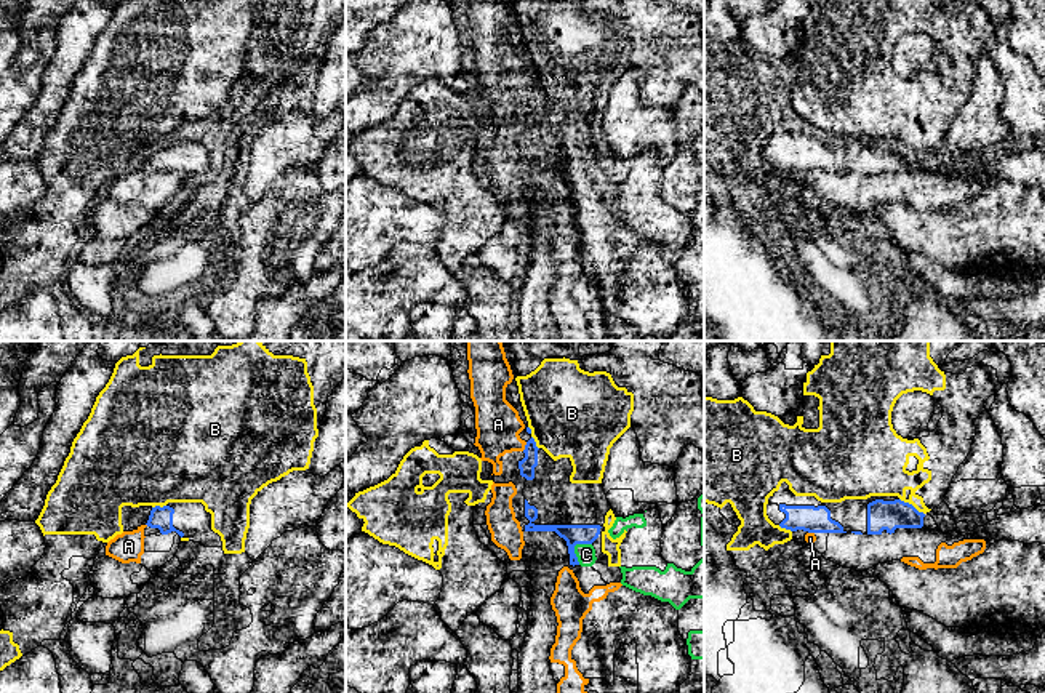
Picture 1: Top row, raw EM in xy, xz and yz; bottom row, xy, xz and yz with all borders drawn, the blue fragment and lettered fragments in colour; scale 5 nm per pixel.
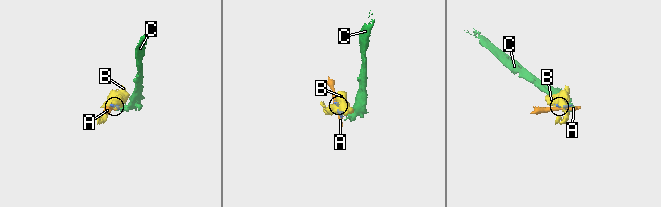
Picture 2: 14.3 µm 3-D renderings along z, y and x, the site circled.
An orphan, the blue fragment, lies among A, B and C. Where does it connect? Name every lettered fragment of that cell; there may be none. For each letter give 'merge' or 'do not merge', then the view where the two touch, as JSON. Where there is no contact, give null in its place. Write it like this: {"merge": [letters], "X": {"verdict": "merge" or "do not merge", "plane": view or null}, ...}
{"merge": [], "A": {"verdict": "do not merge", "plane": "xz"}, "B": {"verdict": "do not merge", "plane": "yz"}, "C": {"verdict": "do not merge", "plane": "xz"}}

